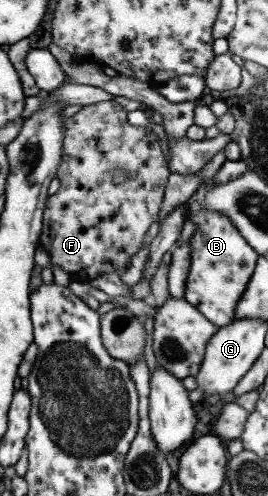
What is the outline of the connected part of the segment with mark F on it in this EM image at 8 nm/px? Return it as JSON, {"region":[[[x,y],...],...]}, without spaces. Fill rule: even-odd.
{"region":[[[110,100],[82,106],[72,116],[64,118],[62,156],[54,172],[59,187],[44,202],[42,231],[37,246],[47,253],[50,268],[57,265],[83,281],[91,281],[102,273],[120,276],[128,267],[132,255],[140,249],[146,231],[152,222],[157,222],[164,187],[170,175],[156,134],[146,126],[130,125],[126,113],[122,103]]]}

